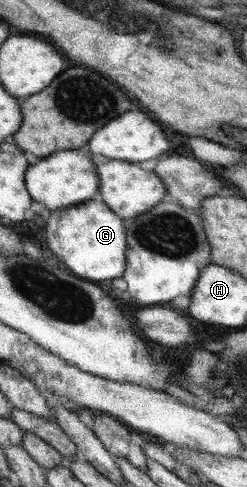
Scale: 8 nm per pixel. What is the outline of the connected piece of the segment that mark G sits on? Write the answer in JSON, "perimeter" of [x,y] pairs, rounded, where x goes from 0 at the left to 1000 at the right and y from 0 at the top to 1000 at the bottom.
{"perimeter":[[[352,413],[202,439],[178,472],[178,505],[227,530],[235,542],[267,546],[275,559],[356,575],[445,575],[502,567],[514,546],[514,466],[437,419]]]}

